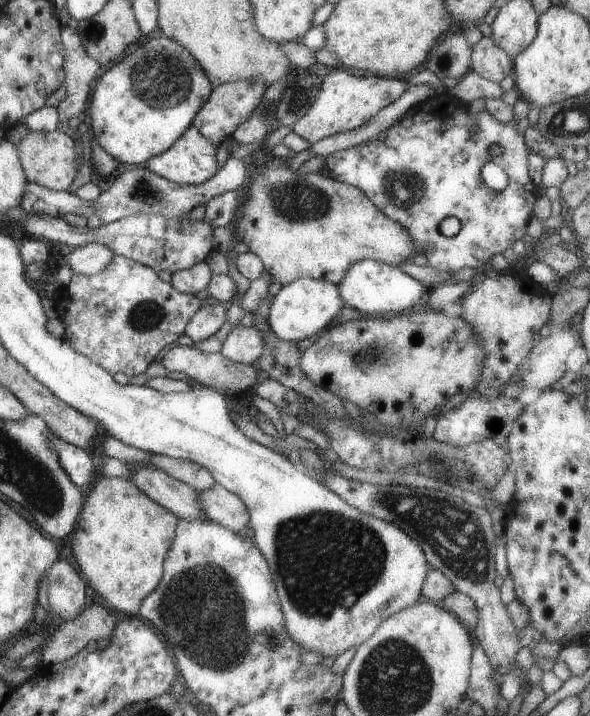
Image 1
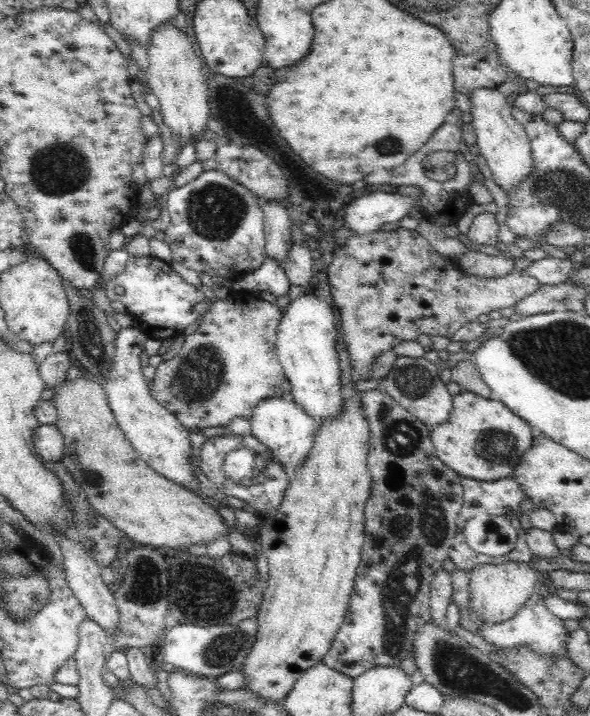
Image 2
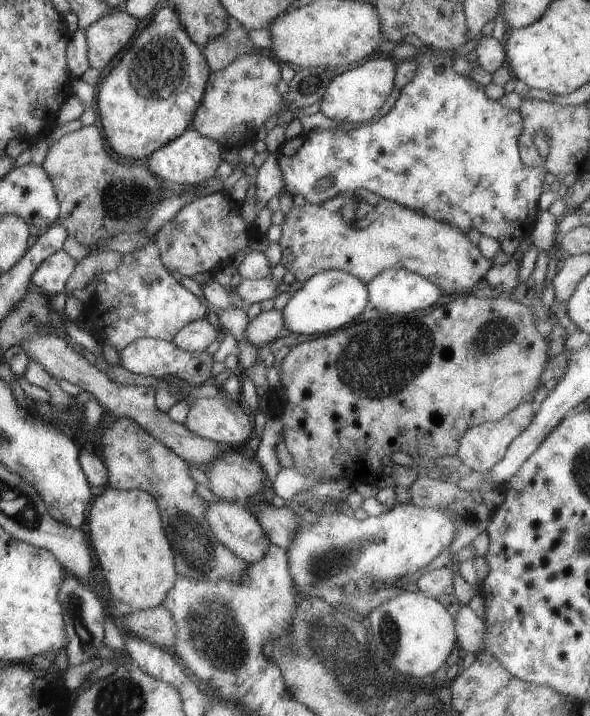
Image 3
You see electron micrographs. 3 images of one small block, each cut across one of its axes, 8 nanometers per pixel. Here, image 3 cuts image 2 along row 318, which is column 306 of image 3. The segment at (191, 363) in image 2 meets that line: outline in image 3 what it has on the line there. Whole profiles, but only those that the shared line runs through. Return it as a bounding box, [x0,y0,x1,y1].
[277,189,492,294]

